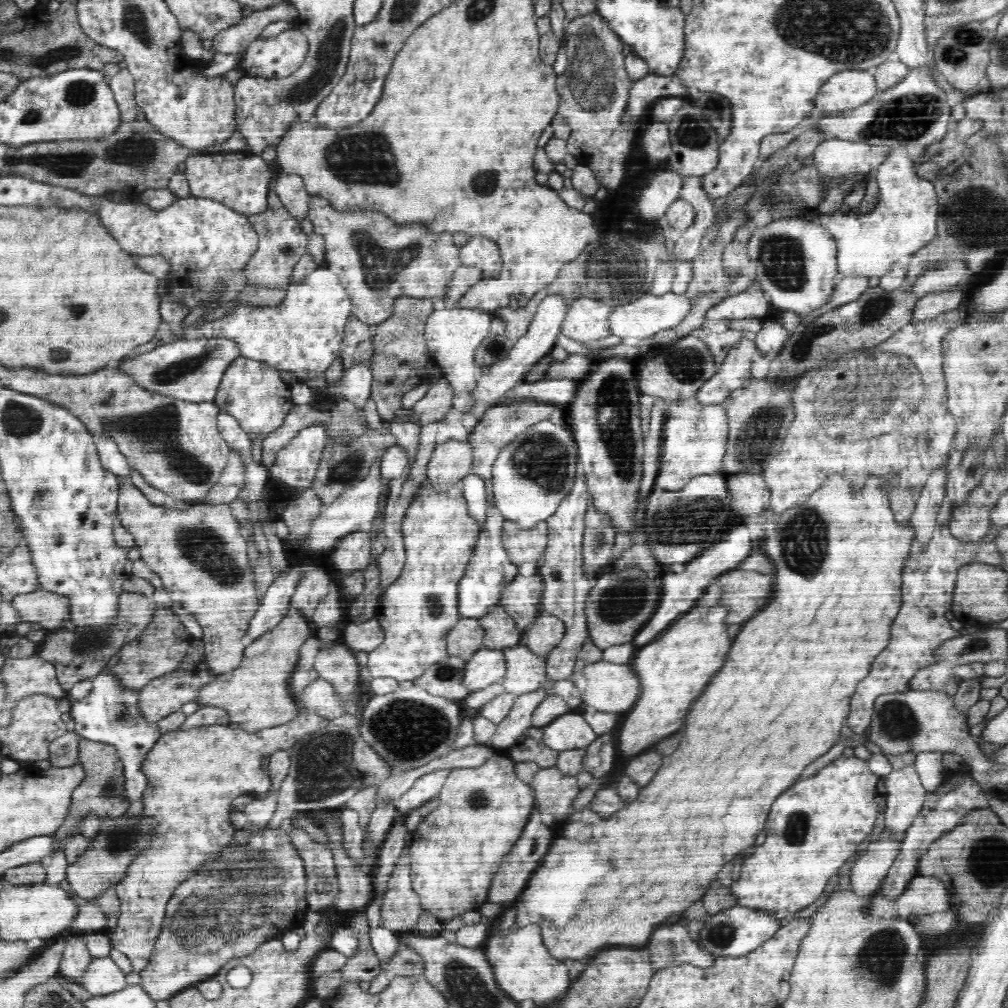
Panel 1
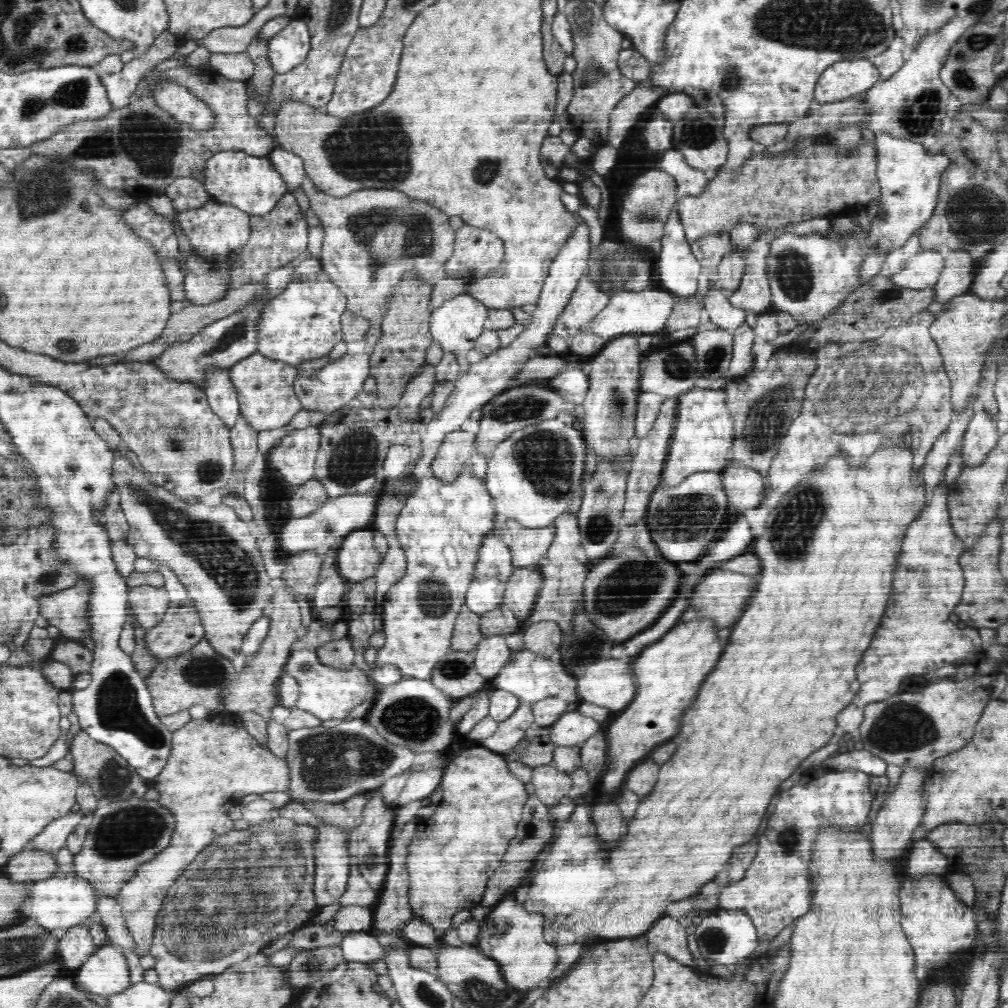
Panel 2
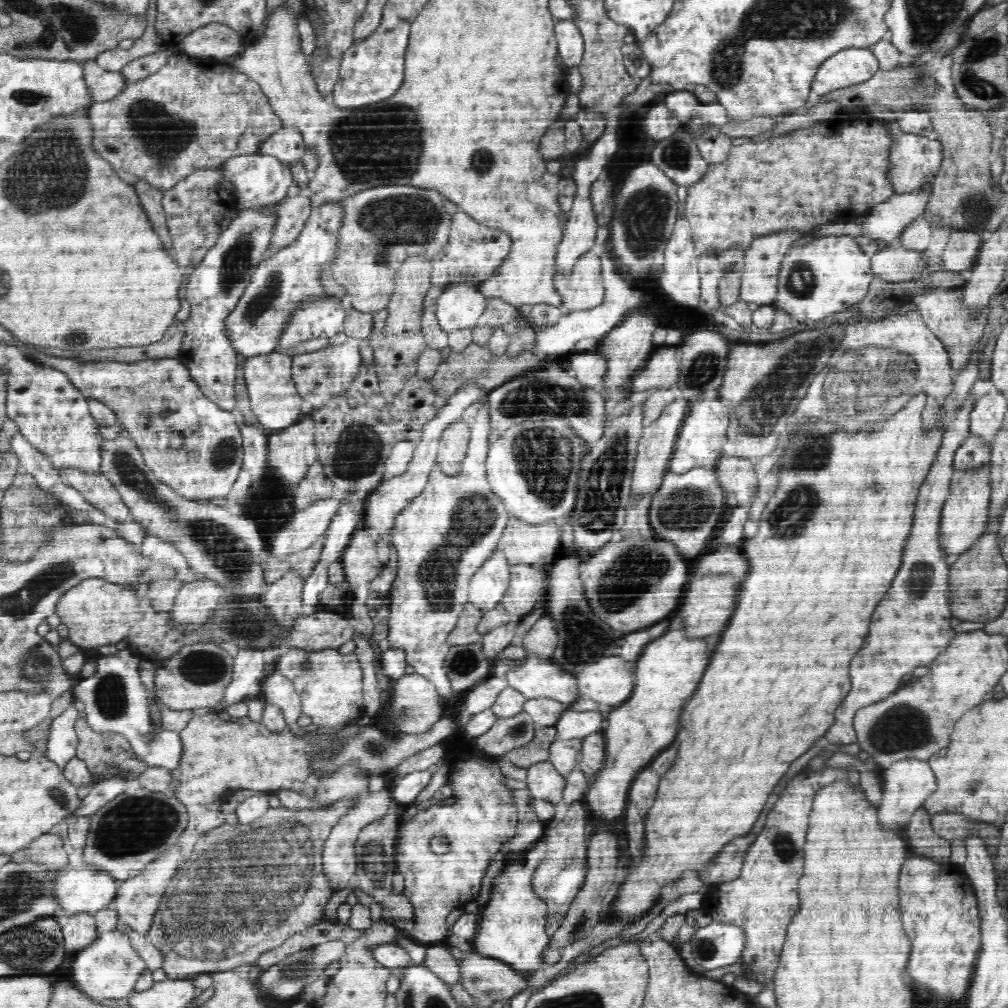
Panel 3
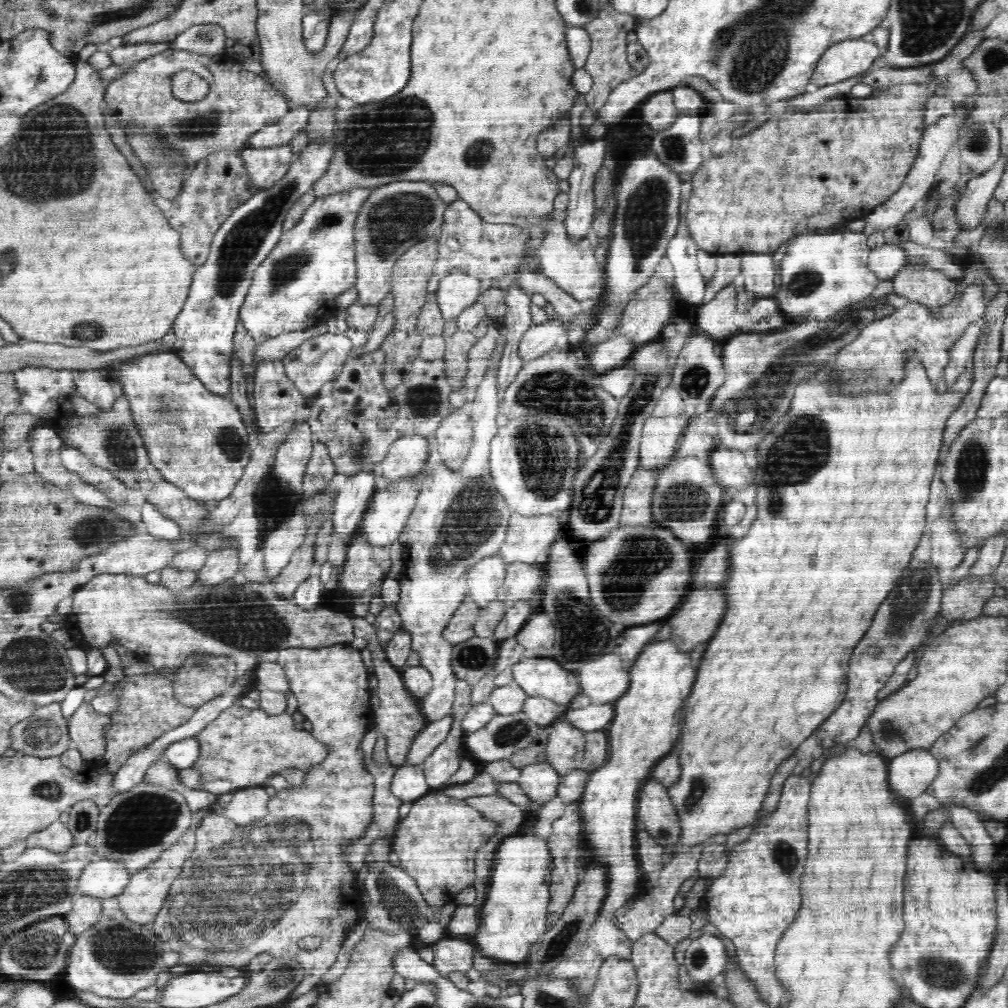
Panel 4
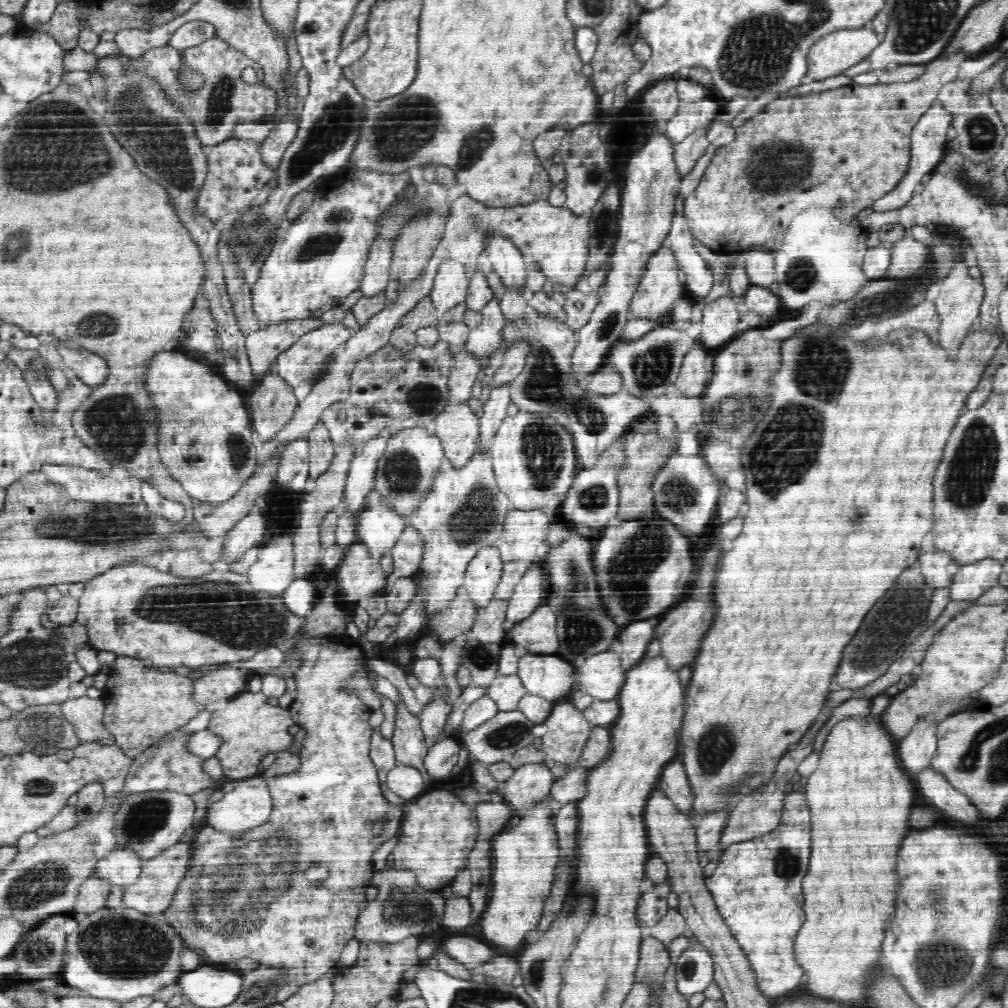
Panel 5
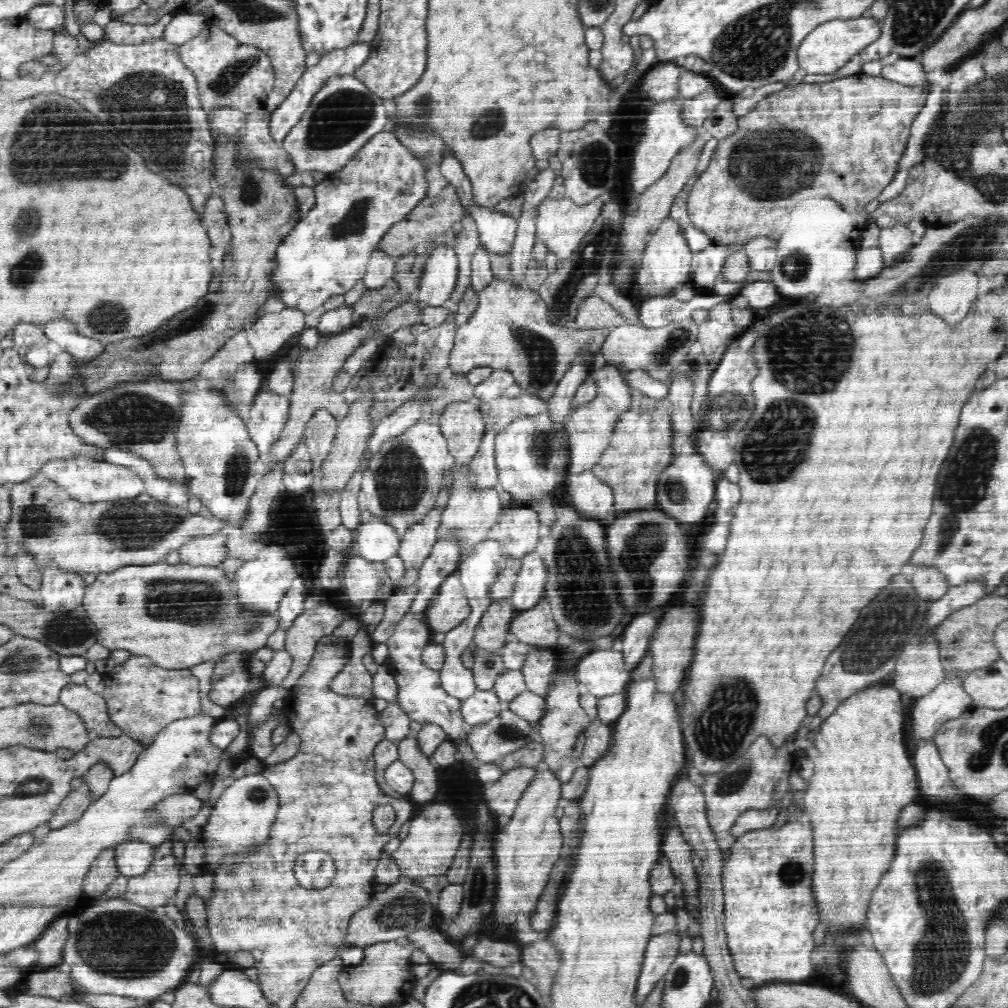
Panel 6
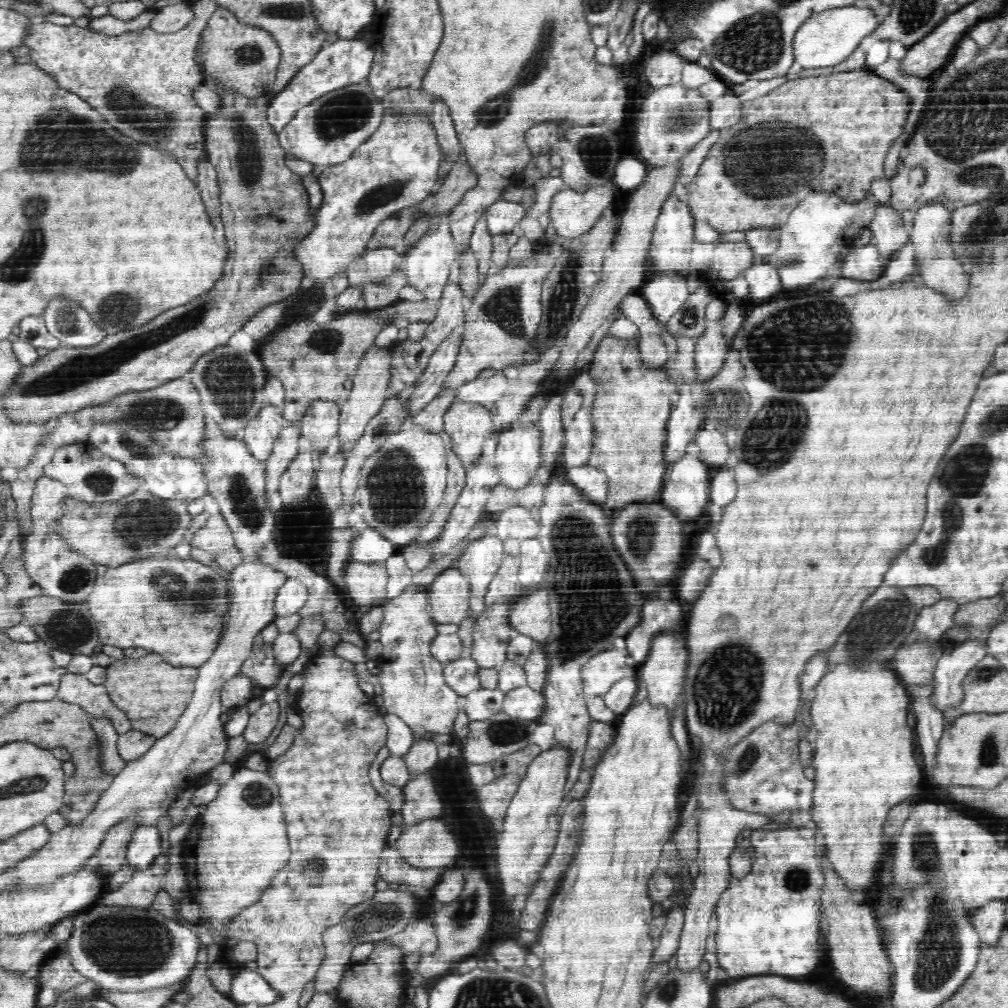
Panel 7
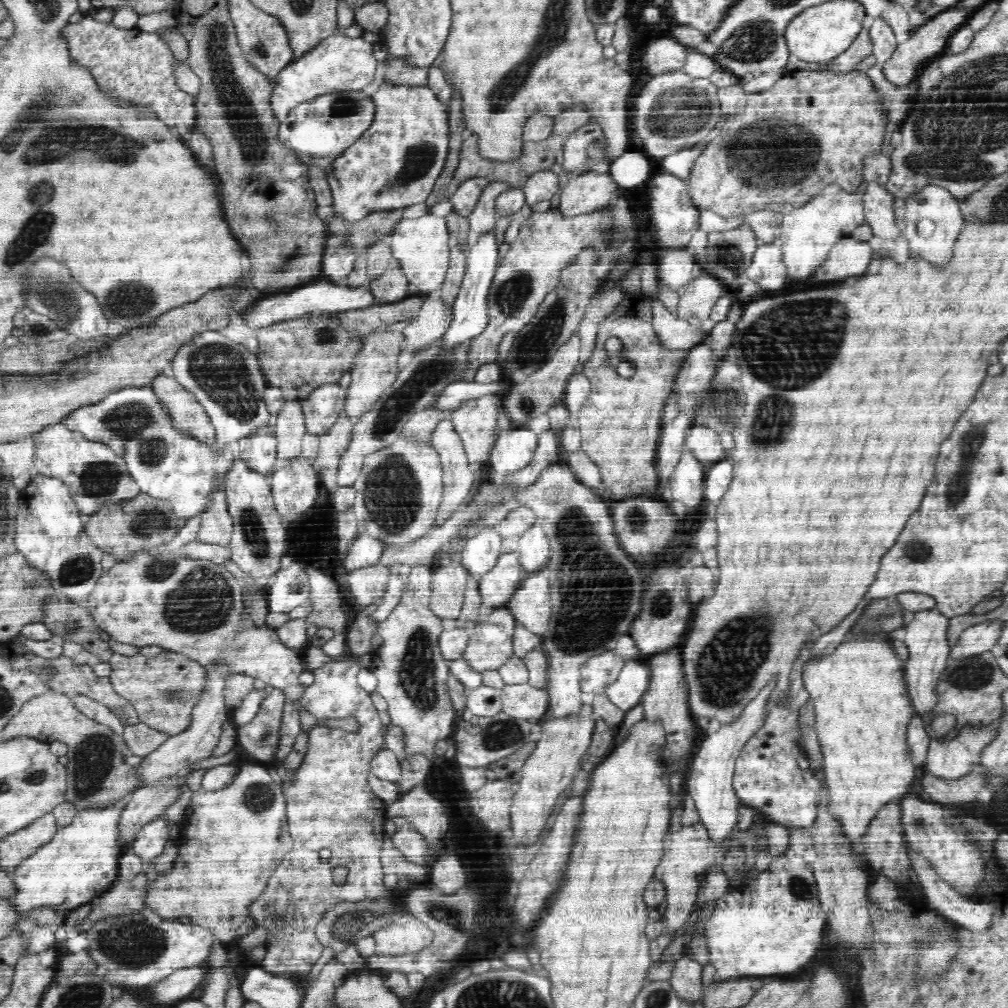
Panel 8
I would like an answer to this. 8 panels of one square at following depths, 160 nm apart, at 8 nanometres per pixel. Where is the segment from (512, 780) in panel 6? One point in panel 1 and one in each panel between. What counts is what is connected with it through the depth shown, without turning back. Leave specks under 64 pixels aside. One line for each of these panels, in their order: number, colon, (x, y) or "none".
1: (555, 792)
2: (552, 785)
3: (544, 782)
4: (540, 781)
5: (532, 782)

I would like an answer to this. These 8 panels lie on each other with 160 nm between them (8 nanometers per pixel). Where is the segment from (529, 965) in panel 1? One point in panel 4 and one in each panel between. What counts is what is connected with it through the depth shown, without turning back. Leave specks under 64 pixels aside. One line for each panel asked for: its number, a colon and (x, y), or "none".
2: (513, 938)
3: (511, 930)
4: (514, 917)

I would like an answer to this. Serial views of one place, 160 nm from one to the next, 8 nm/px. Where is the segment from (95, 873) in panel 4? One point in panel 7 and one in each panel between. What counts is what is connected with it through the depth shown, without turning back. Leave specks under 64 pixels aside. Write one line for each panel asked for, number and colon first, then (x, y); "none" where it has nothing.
5: (122, 866)
6: (133, 857)
7: (145, 845)

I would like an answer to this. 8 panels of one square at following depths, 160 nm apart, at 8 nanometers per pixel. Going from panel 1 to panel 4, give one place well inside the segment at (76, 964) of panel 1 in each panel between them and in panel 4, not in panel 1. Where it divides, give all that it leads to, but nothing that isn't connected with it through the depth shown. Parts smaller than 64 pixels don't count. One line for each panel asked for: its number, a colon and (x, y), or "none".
2: (75, 944)
3: (80, 930)
4: (86, 910)

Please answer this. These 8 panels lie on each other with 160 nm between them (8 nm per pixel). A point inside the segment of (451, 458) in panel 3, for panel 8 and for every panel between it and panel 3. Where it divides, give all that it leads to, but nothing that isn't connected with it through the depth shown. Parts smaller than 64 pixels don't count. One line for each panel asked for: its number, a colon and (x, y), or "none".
4: (452, 438)
5: (457, 426)
6: (462, 424)
7: (469, 425)
8: (475, 420)

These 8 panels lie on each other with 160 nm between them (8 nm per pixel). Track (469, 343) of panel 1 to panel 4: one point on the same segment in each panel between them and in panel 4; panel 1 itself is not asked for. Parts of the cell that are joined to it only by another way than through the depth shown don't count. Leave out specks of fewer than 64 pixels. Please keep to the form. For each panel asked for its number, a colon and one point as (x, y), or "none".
2: (455, 326)
3: (459, 306)
4: (457, 289)

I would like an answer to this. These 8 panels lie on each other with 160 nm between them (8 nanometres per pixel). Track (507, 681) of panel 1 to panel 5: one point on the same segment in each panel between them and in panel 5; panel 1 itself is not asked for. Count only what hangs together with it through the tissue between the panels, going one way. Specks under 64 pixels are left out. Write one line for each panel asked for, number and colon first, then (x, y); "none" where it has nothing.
2: (531, 677)
3: (535, 677)
4: (539, 676)
5: (548, 676)

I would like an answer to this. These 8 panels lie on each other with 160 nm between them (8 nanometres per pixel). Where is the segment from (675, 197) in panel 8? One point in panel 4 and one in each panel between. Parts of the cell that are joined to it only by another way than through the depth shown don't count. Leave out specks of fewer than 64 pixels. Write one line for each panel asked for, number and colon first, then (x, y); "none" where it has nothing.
4: (641, 320)
5: (659, 290)
6: (666, 263)
7: (671, 244)

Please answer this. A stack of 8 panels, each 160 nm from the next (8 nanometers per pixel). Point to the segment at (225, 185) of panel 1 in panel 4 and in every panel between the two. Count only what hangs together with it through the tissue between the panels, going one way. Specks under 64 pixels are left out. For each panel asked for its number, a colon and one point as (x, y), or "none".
2: (250, 183)
3: (258, 179)
4: (265, 166)

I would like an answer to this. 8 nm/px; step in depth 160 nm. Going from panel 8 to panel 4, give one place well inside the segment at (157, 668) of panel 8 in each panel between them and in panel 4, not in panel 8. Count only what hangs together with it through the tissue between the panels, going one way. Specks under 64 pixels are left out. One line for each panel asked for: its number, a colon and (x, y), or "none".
4: (149, 708)
5: (148, 704)
6: (142, 699)
7: (154, 694)

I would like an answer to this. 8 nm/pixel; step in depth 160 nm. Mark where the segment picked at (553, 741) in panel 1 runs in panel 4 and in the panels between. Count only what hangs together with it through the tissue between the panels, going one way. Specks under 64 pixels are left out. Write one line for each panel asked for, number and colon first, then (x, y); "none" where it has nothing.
2: (571, 728)
3: (572, 724)
4: (594, 717)

